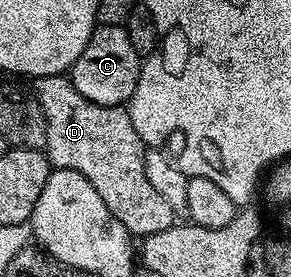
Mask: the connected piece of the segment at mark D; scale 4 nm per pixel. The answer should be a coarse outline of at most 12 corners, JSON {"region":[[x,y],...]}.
{"region":[[36,77],[48,161],[136,238],[176,224],[122,105]]}

